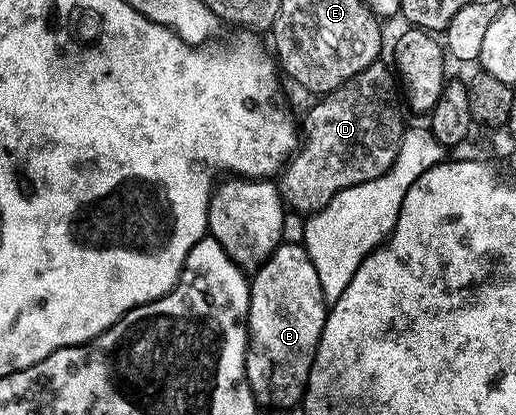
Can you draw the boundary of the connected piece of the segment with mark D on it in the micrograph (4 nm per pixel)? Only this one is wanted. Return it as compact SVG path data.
M379 61L368 65L366 69L360 69L356 77L344 81L344 85L340 85L335 91L321 96L317 100L318 104L307 113L306 135L304 131L300 146L281 172L280 196L289 210L291 207L294 211L306 211L305 213L319 211L336 192L375 179L394 163L398 156L398 144L402 141L404 122L402 123L402 111L398 108L400 91L396 86L395 72L390 67L386 68L384 63Z

